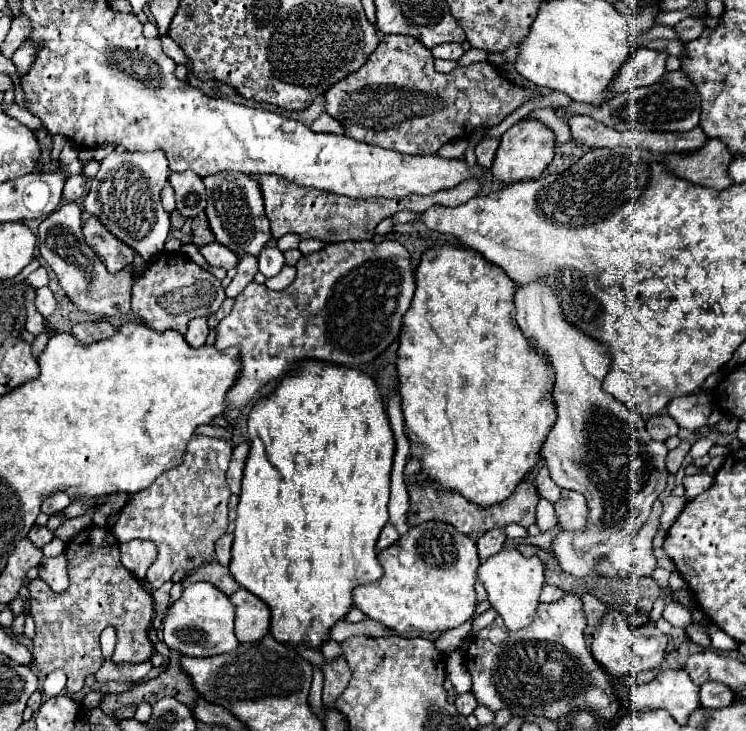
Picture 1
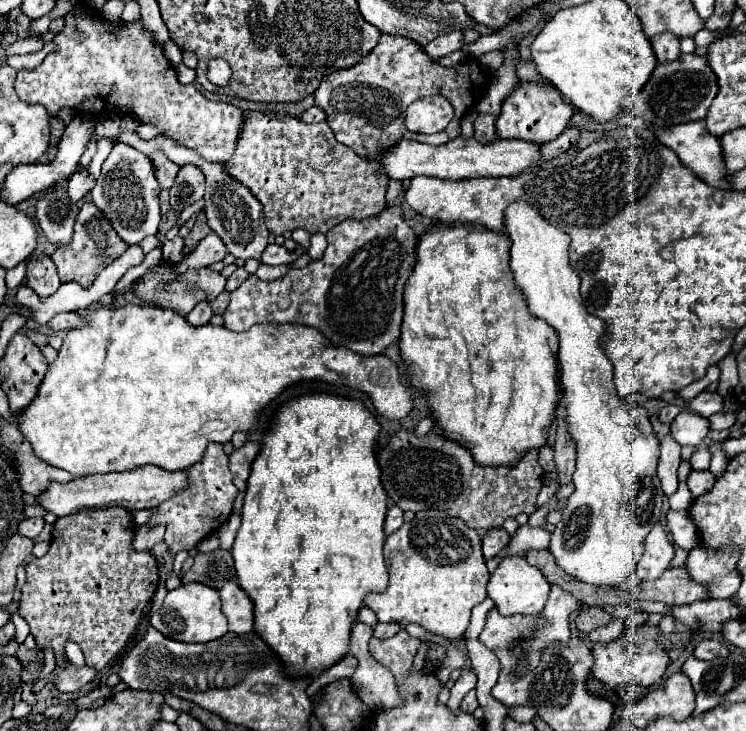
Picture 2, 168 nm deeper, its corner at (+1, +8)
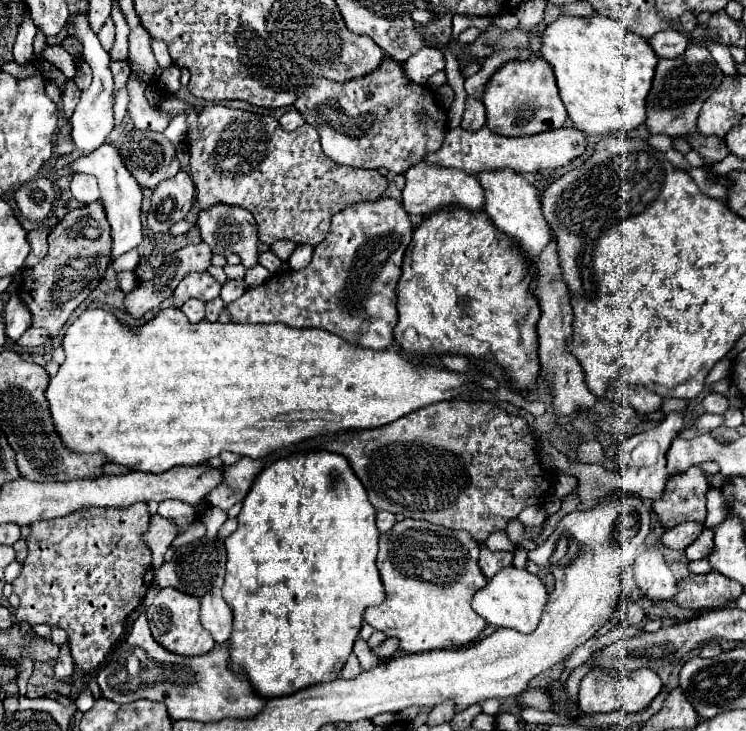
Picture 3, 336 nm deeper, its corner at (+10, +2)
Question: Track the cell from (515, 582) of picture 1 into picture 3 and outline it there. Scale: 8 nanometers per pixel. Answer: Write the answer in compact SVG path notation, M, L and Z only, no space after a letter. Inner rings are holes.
M514 565L500 569L488 583L482 587L474 599L472 599L472 609L484 617L490 625L496 627L512 627L522 633L530 633L536 629L540 621L540 613L546 605L548 593L544 583L540 581L538 575L530 573L528 569L518 569Z

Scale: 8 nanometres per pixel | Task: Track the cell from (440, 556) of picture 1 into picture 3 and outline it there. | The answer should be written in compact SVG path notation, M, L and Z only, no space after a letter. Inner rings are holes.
M404 519L392 527L392 531L380 535L378 571L386 589L386 599L378 607L364 611L364 621L388 637L400 639L400 649L406 653L422 653L434 649L464 647L480 635L486 621L470 607L472 595L486 585L486 577L478 567L480 545L464 531L452 531L430 521Z

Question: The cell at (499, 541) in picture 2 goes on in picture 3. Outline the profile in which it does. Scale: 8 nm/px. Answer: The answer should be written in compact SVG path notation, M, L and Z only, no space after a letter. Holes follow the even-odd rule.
M482 547L482 551L480 551L480 569L486 577L494 577L498 569L502 569L510 563L512 563L510 551L490 551L486 547Z

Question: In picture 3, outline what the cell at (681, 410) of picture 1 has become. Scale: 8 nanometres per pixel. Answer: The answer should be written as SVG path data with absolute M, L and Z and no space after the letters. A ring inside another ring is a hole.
M708 393L702 401L702 407L704 407L704 413L714 413L714 415L722 415L726 409L728 409L728 399L720 393Z

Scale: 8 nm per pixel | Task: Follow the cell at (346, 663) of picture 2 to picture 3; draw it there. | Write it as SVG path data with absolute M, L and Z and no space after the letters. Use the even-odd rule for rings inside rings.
M350 655L348 657L348 661L346 661L346 665L344 665L344 669L340 671L340 679L352 679L352 677L356 677L356 675L360 675L360 663L358 663L358 659L356 659L356 655Z

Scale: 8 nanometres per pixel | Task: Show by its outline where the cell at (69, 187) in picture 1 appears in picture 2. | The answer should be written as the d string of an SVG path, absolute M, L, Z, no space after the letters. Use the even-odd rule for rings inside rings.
M87 169L75 171L69 179L69 197L73 201L81 201L83 197L87 197L91 193L93 185L95 185L95 179L89 175Z

